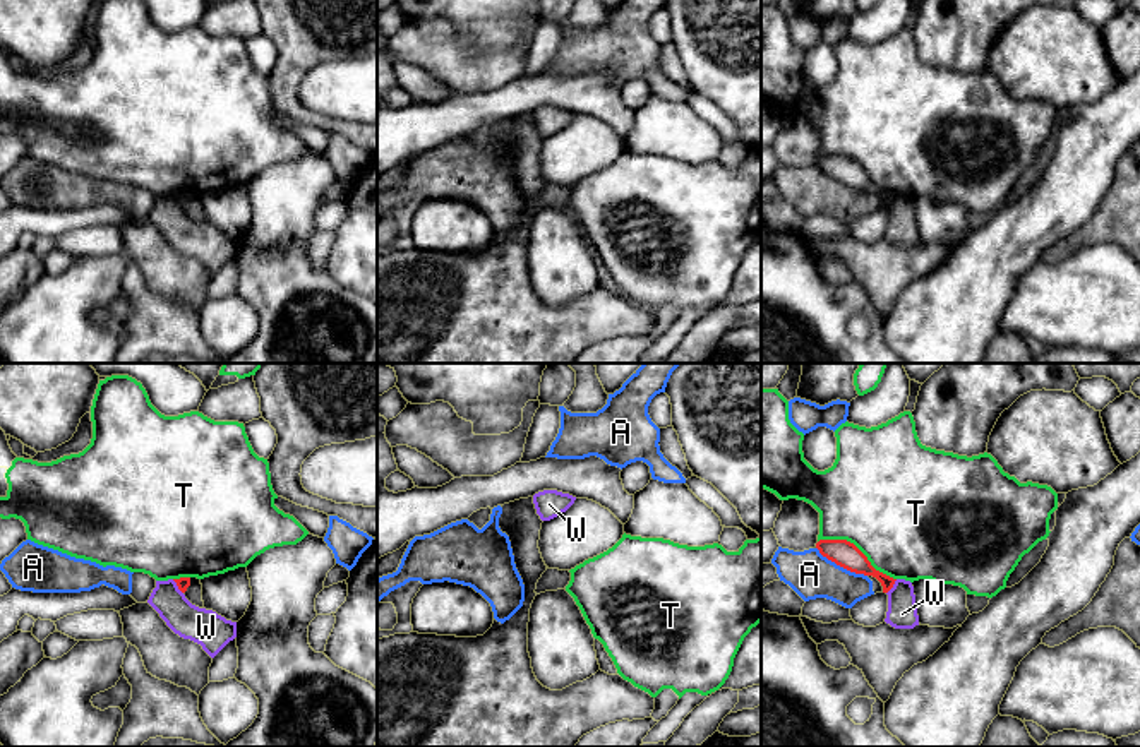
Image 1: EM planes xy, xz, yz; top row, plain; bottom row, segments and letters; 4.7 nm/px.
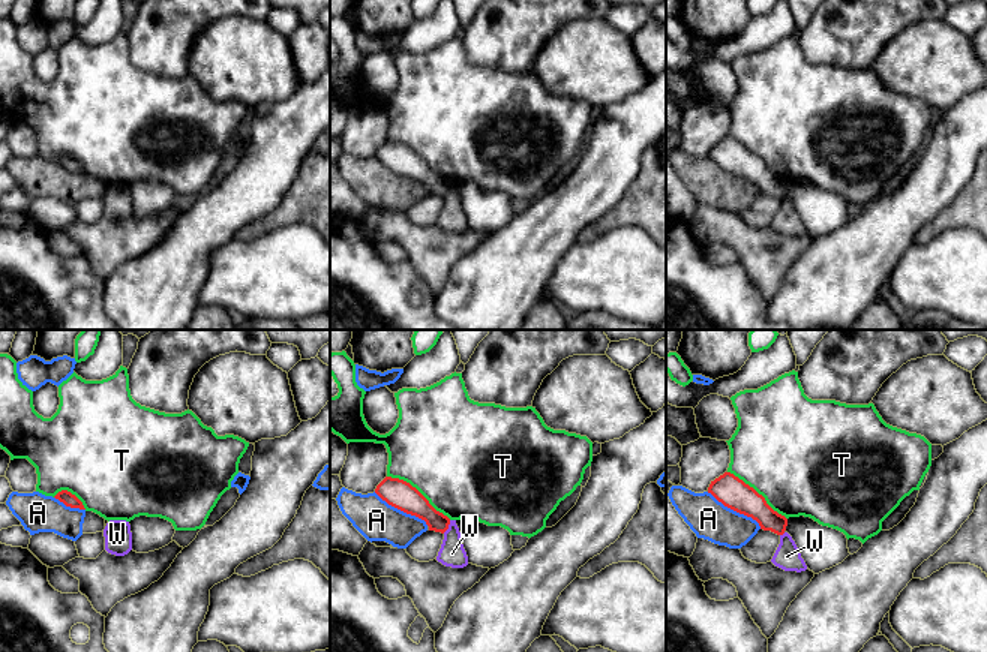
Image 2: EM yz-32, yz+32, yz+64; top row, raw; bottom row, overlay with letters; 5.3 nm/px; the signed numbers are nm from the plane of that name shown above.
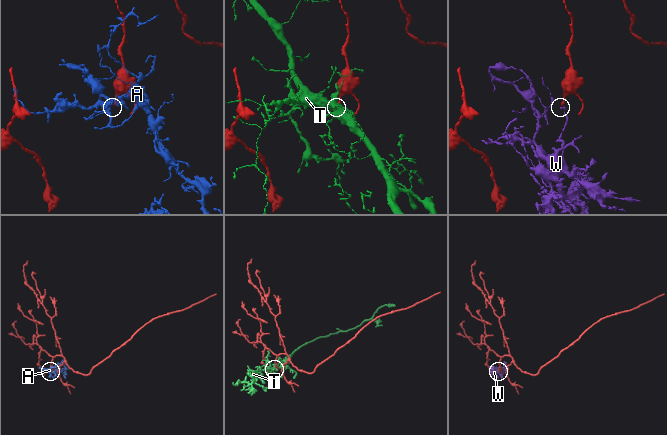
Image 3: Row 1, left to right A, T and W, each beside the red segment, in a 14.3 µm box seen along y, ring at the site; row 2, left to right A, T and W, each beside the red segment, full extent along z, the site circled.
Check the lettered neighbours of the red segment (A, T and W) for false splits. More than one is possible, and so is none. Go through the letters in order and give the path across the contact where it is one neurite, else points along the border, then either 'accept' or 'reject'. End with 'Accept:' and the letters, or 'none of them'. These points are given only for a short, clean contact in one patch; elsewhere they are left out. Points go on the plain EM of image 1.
A: reject
T: reject
W: border yz (897, 196), (887, 209); reject
Accept: none of them

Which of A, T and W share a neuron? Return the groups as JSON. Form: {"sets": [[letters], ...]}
{"sets": [["A"], ["T"], ["W"]]}

